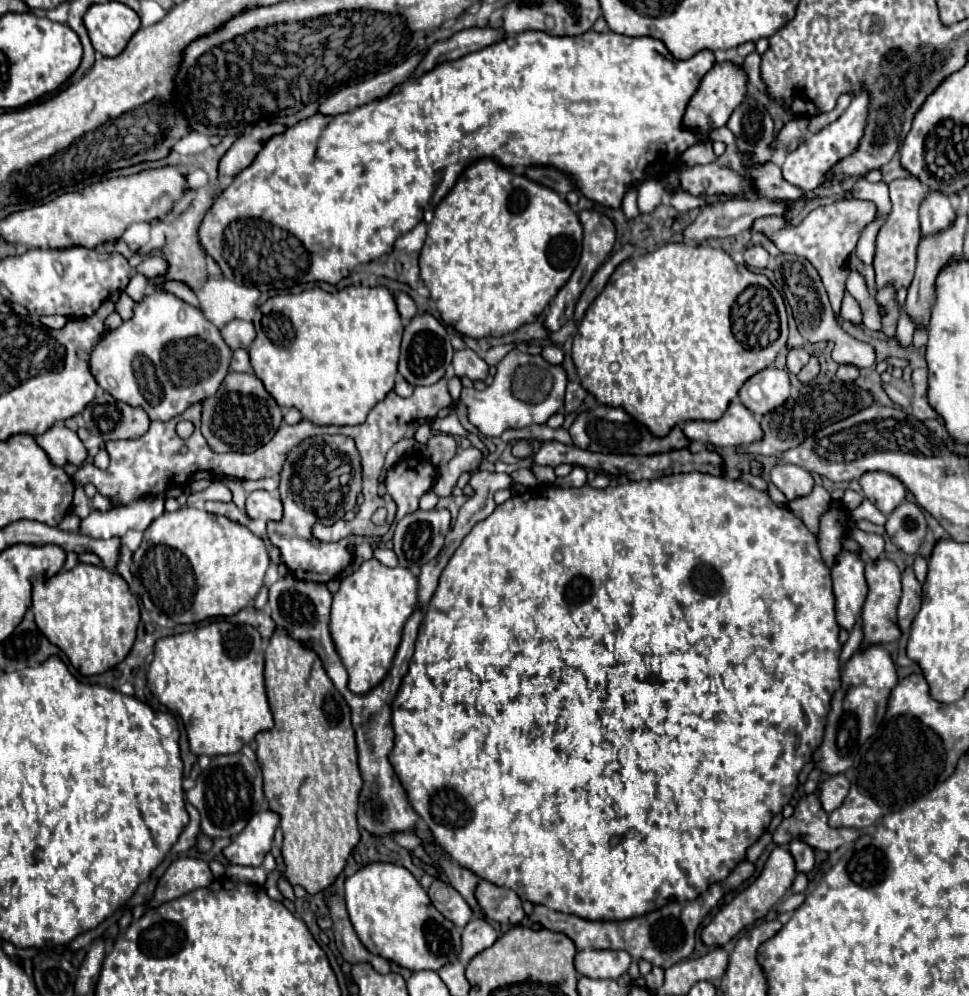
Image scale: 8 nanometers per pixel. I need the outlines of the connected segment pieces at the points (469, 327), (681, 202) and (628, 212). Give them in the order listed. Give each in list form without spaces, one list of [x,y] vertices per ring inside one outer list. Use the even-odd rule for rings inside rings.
[[[483,159],[477,161],[473,165],[469,165],[457,179],[457,183],[453,185],[453,189],[445,195],[445,199],[437,205],[433,221],[429,223],[427,229],[427,239],[425,245],[419,253],[419,269],[421,269],[421,279],[425,283],[425,287],[431,293],[431,299],[443,319],[445,325],[453,327],[457,333],[467,335],[471,339],[483,339],[483,337],[503,337],[507,333],[513,333],[515,329],[519,329],[525,323],[533,323],[543,311],[545,307],[551,303],[551,299],[557,295],[557,291],[561,289],[561,285],[565,285],[565,281],[569,281],[573,269],[577,267],[577,261],[581,257],[581,223],[579,217],[571,211],[571,207],[567,205],[567,201],[563,201],[555,191],[541,187],[533,181],[529,181],[523,175],[515,175],[511,169],[503,169],[501,165],[497,165],[493,159]]]
[[[675,191],[675,193],[671,193],[671,197],[673,197],[673,199],[671,199],[671,205],[673,205],[675,209],[697,209],[697,207],[705,209],[705,205],[711,205],[711,203],[705,201],[705,199],[687,195],[687,193],[683,193],[683,191]]]
[[[632,188],[626,193],[623,202],[622,202],[622,210],[627,218],[633,219],[637,217],[640,212],[637,205],[637,188]]]

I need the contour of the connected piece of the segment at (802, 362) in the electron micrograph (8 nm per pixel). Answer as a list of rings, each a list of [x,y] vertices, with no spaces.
[[[791,349],[787,355],[787,367],[791,373],[799,373],[809,363],[809,355],[803,349]]]

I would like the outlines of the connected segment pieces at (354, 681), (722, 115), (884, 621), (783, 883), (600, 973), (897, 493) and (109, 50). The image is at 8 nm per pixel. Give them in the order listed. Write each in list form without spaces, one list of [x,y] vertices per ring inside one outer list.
[[[369,559],[353,575],[341,581],[339,591],[333,595],[329,631],[333,637],[335,649],[349,673],[349,691],[353,691],[355,695],[365,695],[385,679],[385,675],[391,669],[397,645],[401,641],[403,625],[413,613],[415,605],[417,605],[417,577],[409,569],[403,569],[403,567],[389,569],[381,565],[377,559]]]
[[[733,61],[715,63],[713,69],[703,77],[693,99],[689,101],[683,125],[689,129],[697,129],[701,133],[709,133],[715,127],[723,127],[729,121],[731,113],[737,109],[737,105],[741,105],[745,95],[747,95],[747,77],[745,77],[745,71],[741,69],[741,65],[737,65]]]
[[[877,559],[877,561],[869,561],[865,565],[865,577],[867,577],[867,585],[869,585],[869,593],[863,605],[863,643],[861,645],[883,645],[883,643],[891,643],[895,639],[899,639],[901,631],[895,625],[897,619],[897,607],[899,607],[899,599],[901,599],[901,571],[897,569],[897,565],[889,559]]]
[[[775,847],[771,851],[771,857],[767,859],[761,875],[745,891],[741,891],[731,903],[723,905],[719,909],[719,913],[713,917],[713,921],[707,927],[703,927],[701,941],[705,945],[715,945],[715,947],[723,947],[725,943],[729,943],[739,931],[743,931],[745,927],[753,925],[755,921],[763,919],[769,913],[769,909],[791,889],[795,875],[797,873],[795,873],[795,863],[793,863],[791,853],[785,847]]]
[[[577,951],[575,969],[579,975],[591,979],[619,979],[627,973],[631,963],[629,953],[625,951]]]
[[[869,471],[859,479],[865,497],[883,513],[889,515],[907,495],[905,485],[897,477],[881,471]]]
[[[119,1],[91,5],[83,21],[89,37],[93,37],[91,43],[95,51],[105,57],[117,57],[127,47],[133,33],[141,27],[139,15]]]

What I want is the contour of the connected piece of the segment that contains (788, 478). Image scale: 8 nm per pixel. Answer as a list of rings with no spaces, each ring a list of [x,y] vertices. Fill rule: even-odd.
[[[791,463],[775,465],[771,469],[771,481],[787,497],[787,501],[803,497],[813,489],[813,477],[803,467]]]

